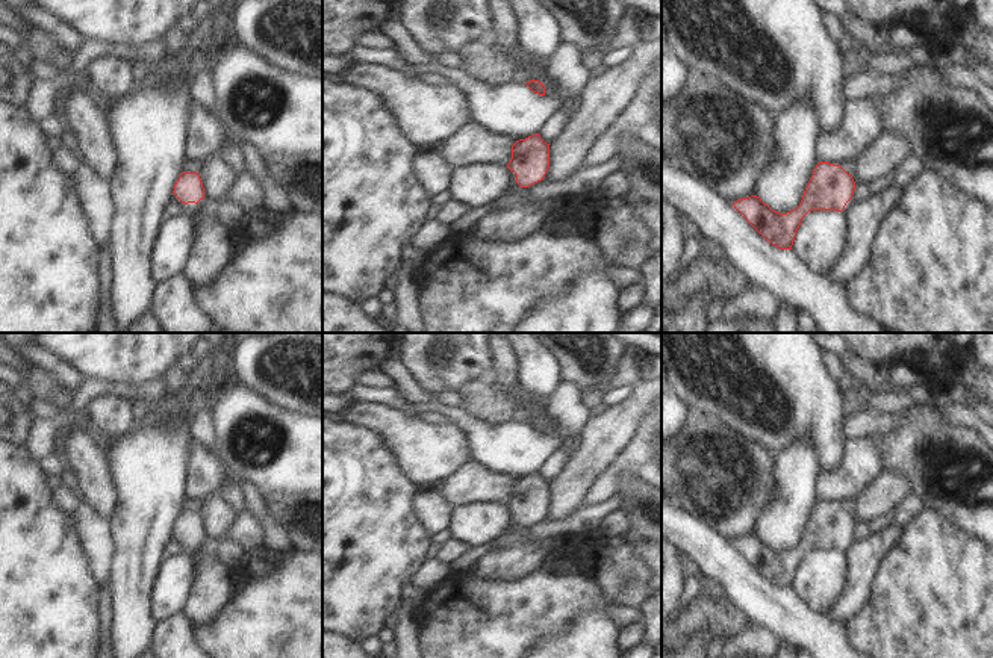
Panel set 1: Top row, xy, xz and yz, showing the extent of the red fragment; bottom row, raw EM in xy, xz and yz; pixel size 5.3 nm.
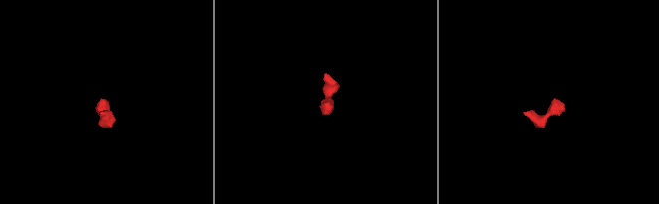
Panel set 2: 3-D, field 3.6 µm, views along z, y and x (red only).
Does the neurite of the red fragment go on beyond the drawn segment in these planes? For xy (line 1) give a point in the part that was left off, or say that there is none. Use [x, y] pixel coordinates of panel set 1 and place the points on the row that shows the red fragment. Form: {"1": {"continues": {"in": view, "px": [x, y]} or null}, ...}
{"1": {"continues": null}}

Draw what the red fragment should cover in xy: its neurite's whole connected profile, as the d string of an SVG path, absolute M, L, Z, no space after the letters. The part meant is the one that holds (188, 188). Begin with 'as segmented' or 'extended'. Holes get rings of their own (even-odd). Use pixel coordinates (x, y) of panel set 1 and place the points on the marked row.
as segmented | M182 172L174 185L173 194L185 204L204 198L204 188L198 172Z

